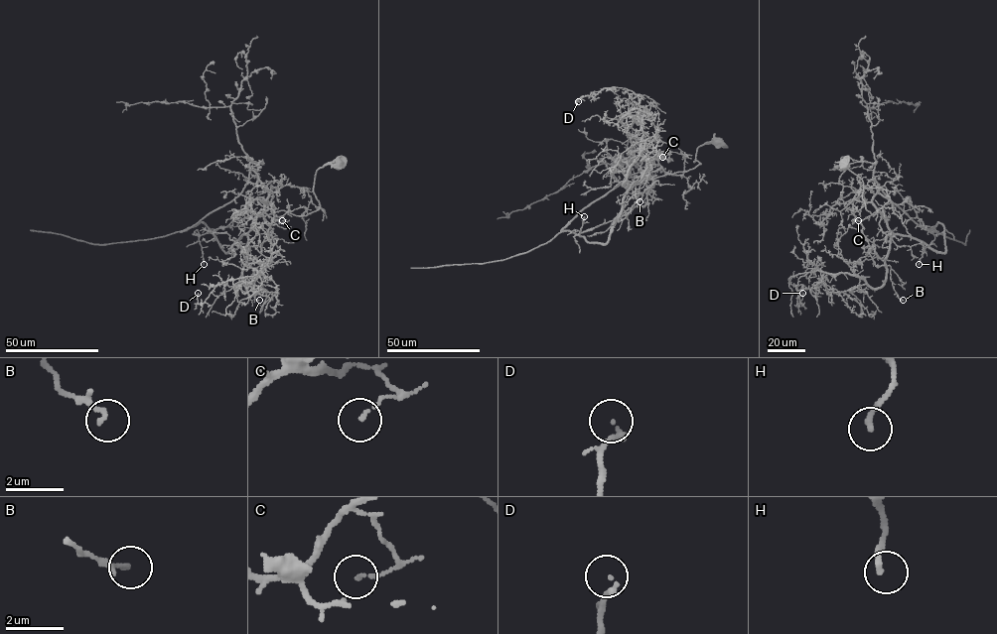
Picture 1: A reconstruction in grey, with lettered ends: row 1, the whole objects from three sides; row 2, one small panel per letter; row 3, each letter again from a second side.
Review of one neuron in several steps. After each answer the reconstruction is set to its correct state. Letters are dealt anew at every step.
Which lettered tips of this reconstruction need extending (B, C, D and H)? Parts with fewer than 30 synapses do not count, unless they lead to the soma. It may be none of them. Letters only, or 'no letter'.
no letter

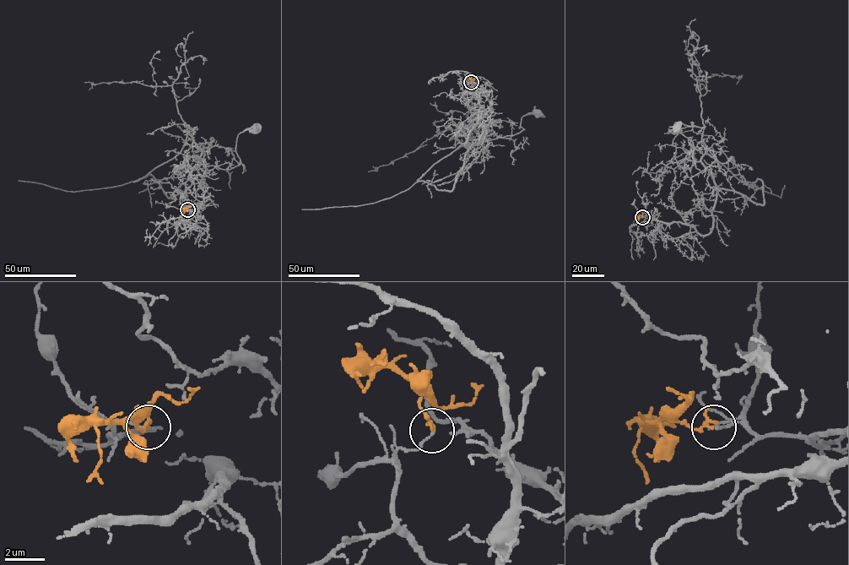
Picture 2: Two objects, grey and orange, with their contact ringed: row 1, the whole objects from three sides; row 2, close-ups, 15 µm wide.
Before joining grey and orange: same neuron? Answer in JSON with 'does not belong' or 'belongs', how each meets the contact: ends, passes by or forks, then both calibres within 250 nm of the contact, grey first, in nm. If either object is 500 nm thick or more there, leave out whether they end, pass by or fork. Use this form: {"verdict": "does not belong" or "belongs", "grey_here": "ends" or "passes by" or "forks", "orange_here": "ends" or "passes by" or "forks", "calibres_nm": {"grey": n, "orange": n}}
{"verdict": "does not belong", "grey_here": "ends", "orange_here": "ends", "calibres_nm": {"grey": 110, "orange": 220}}

